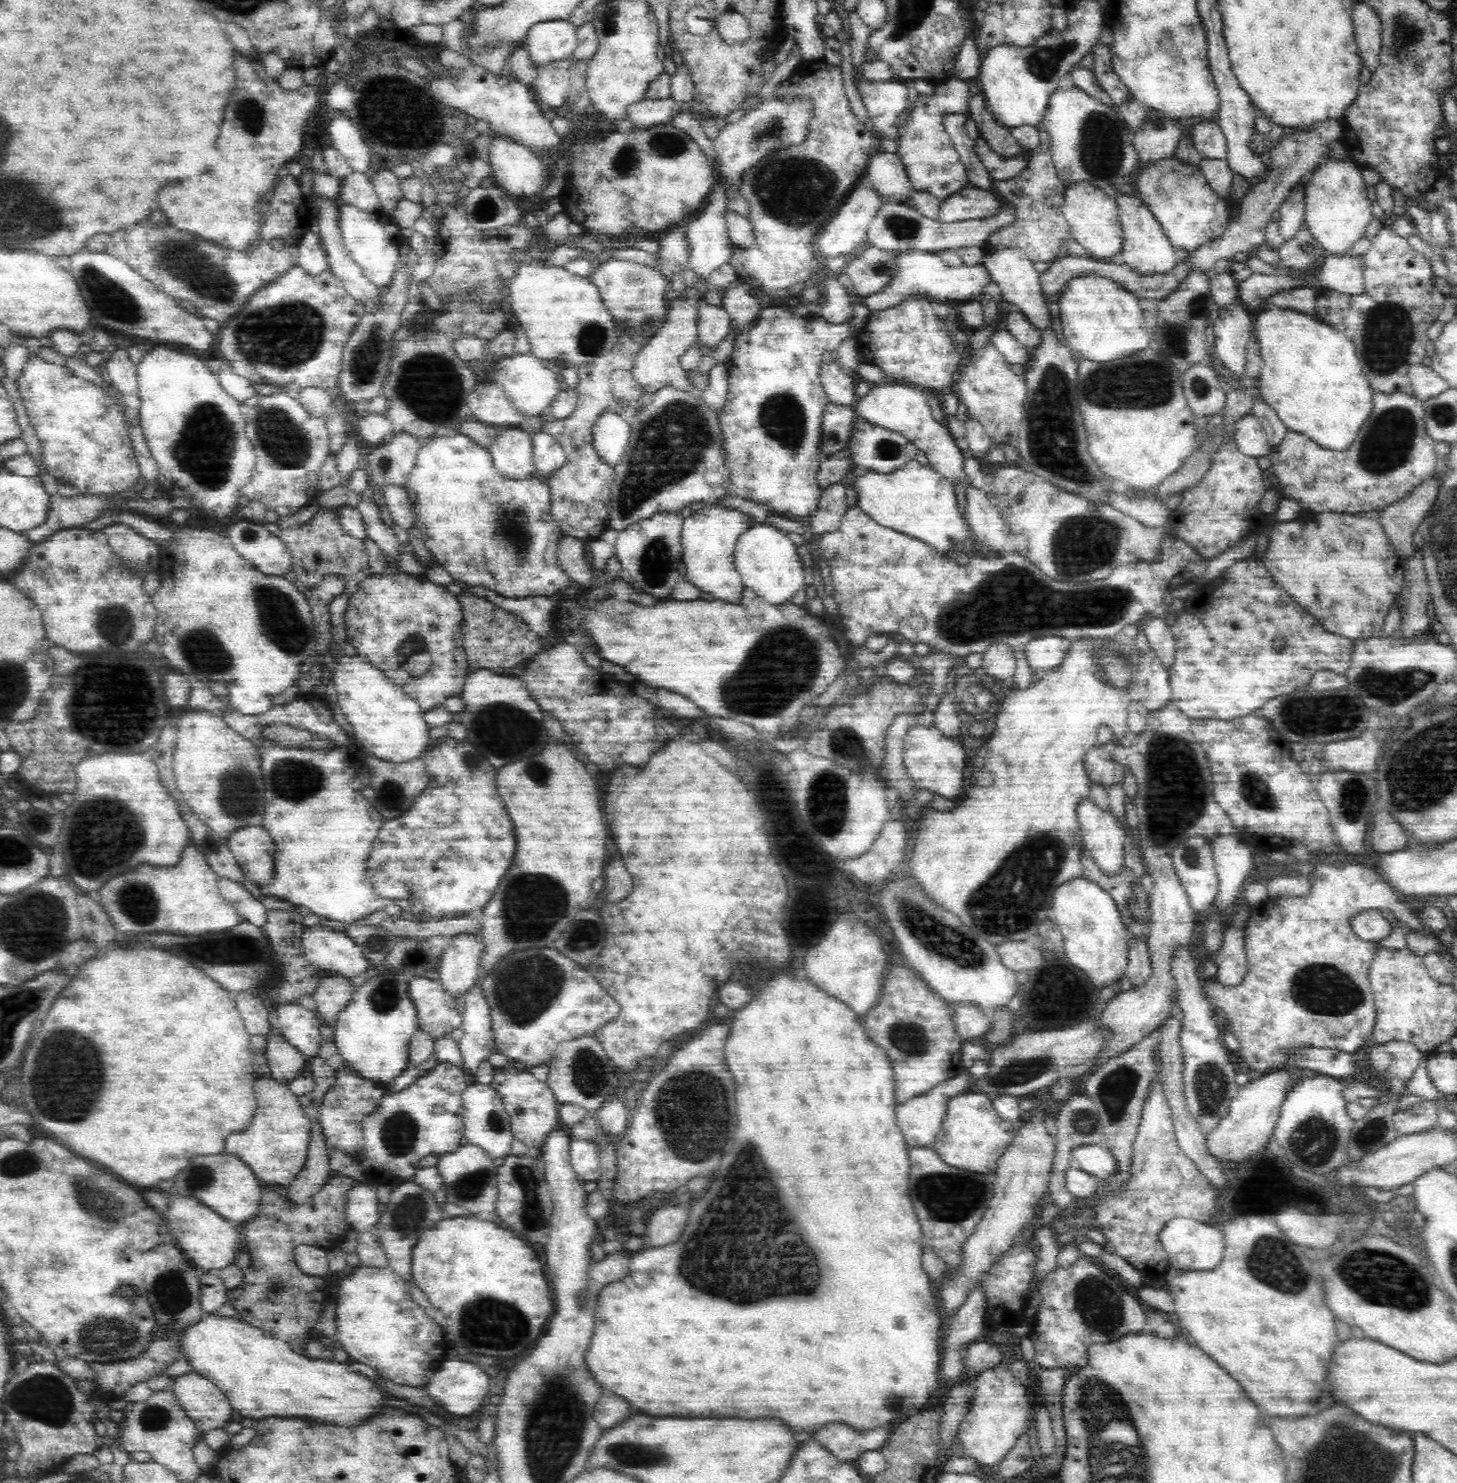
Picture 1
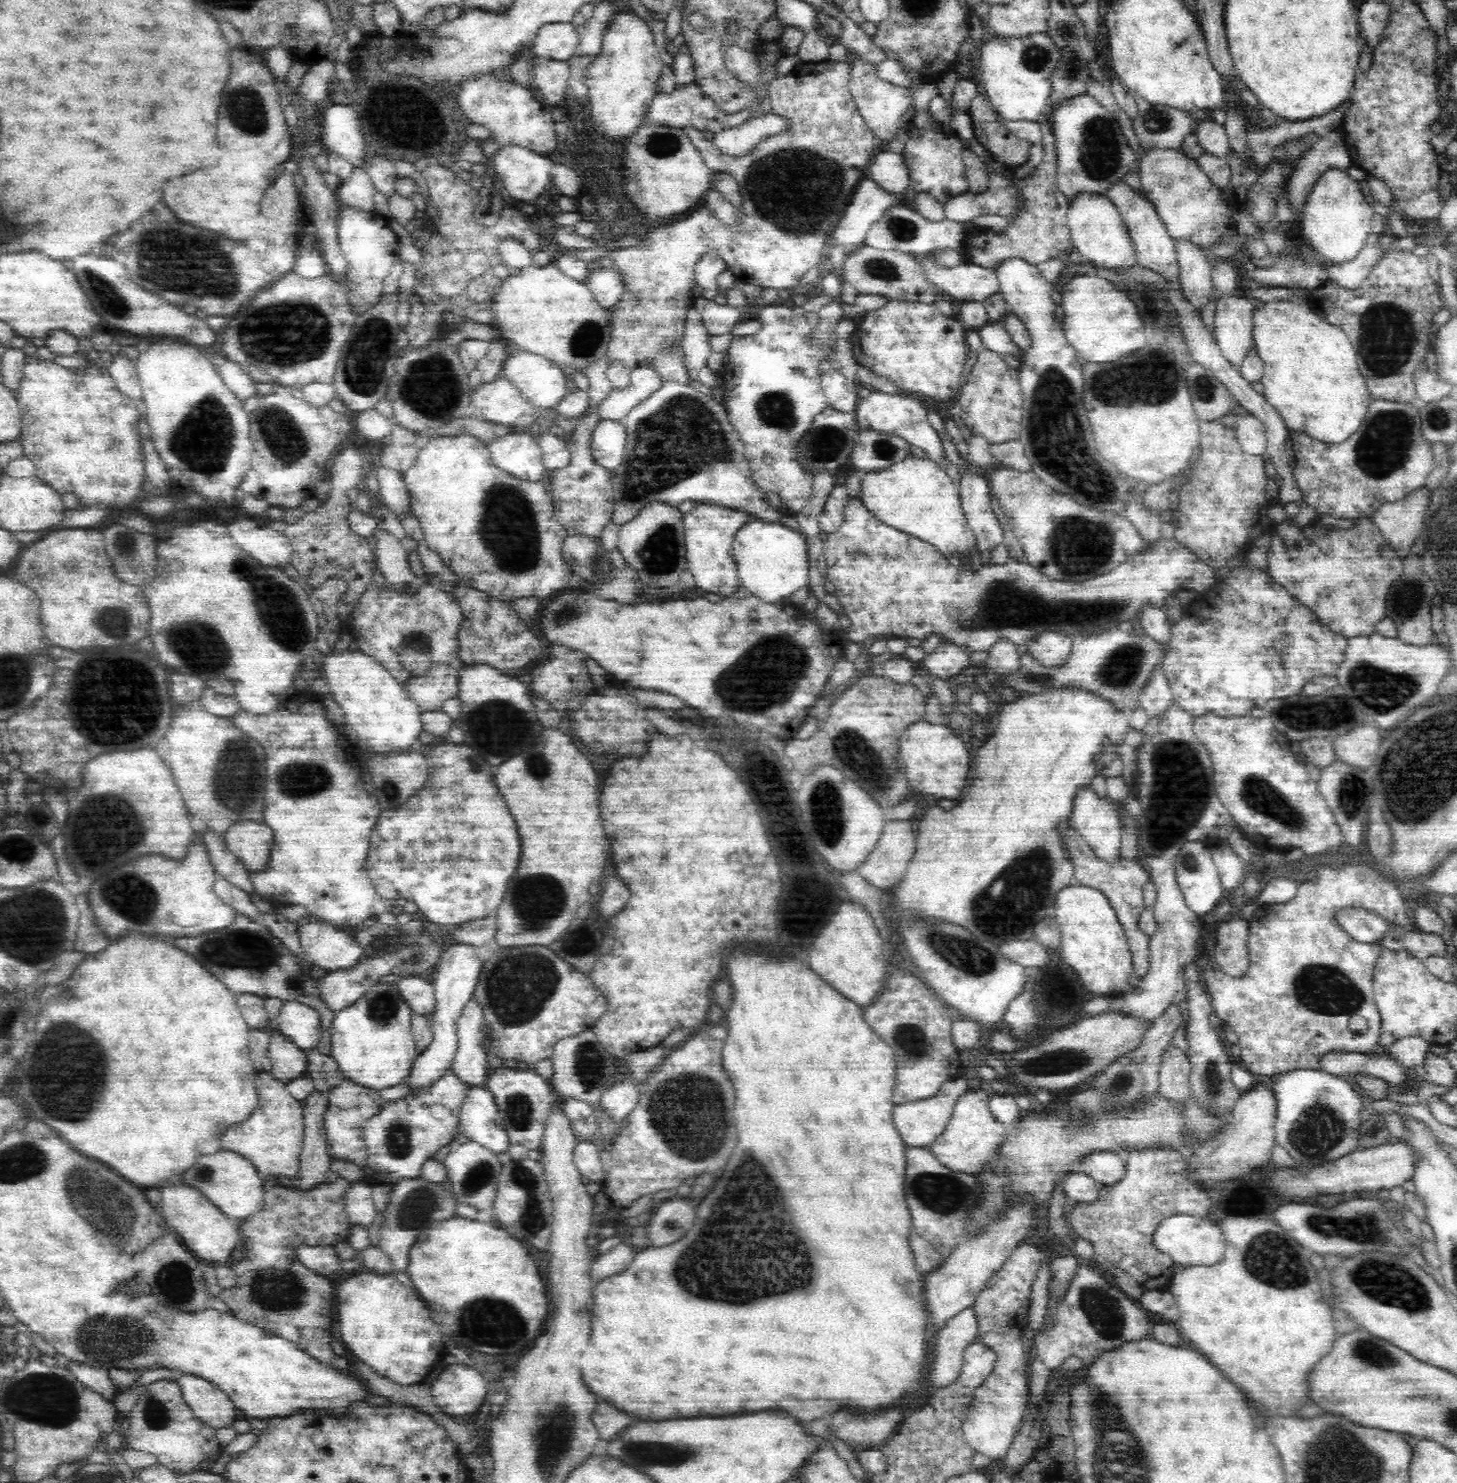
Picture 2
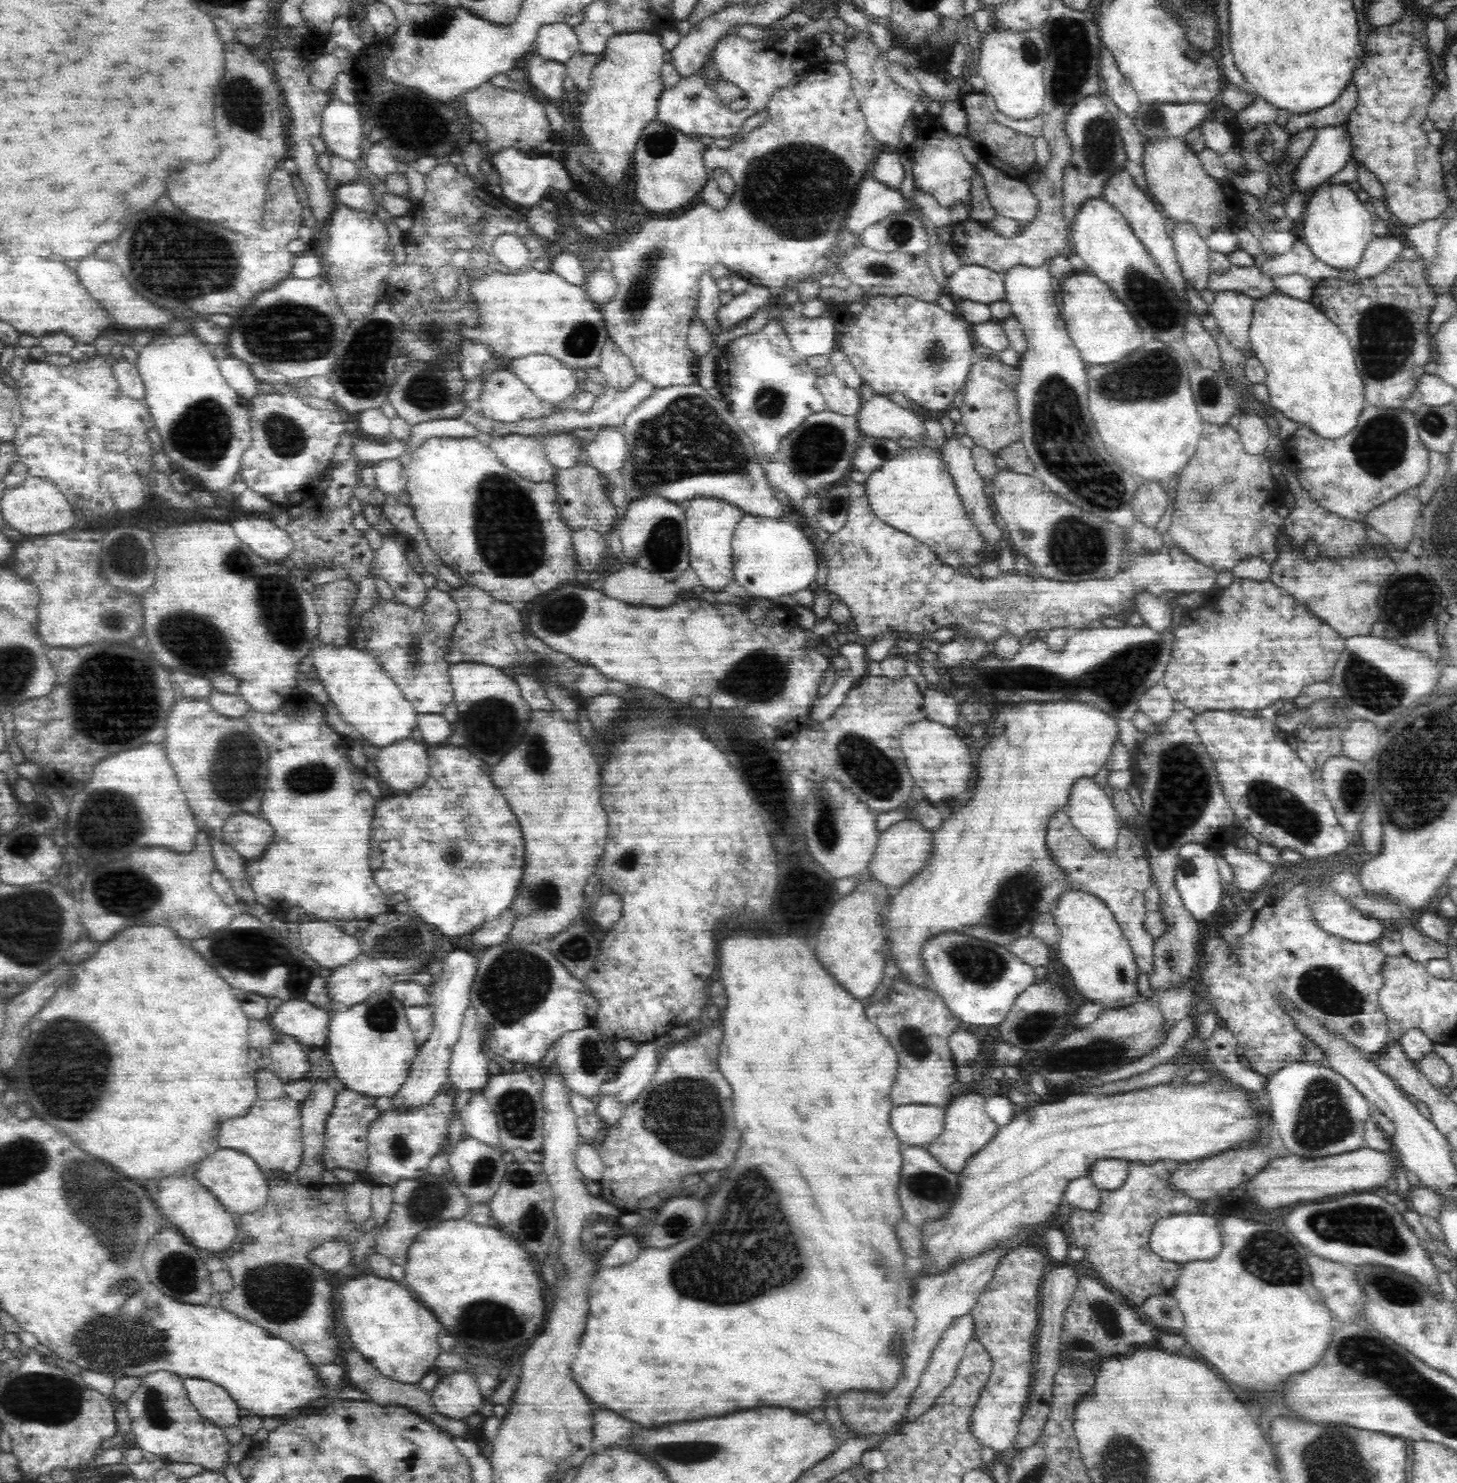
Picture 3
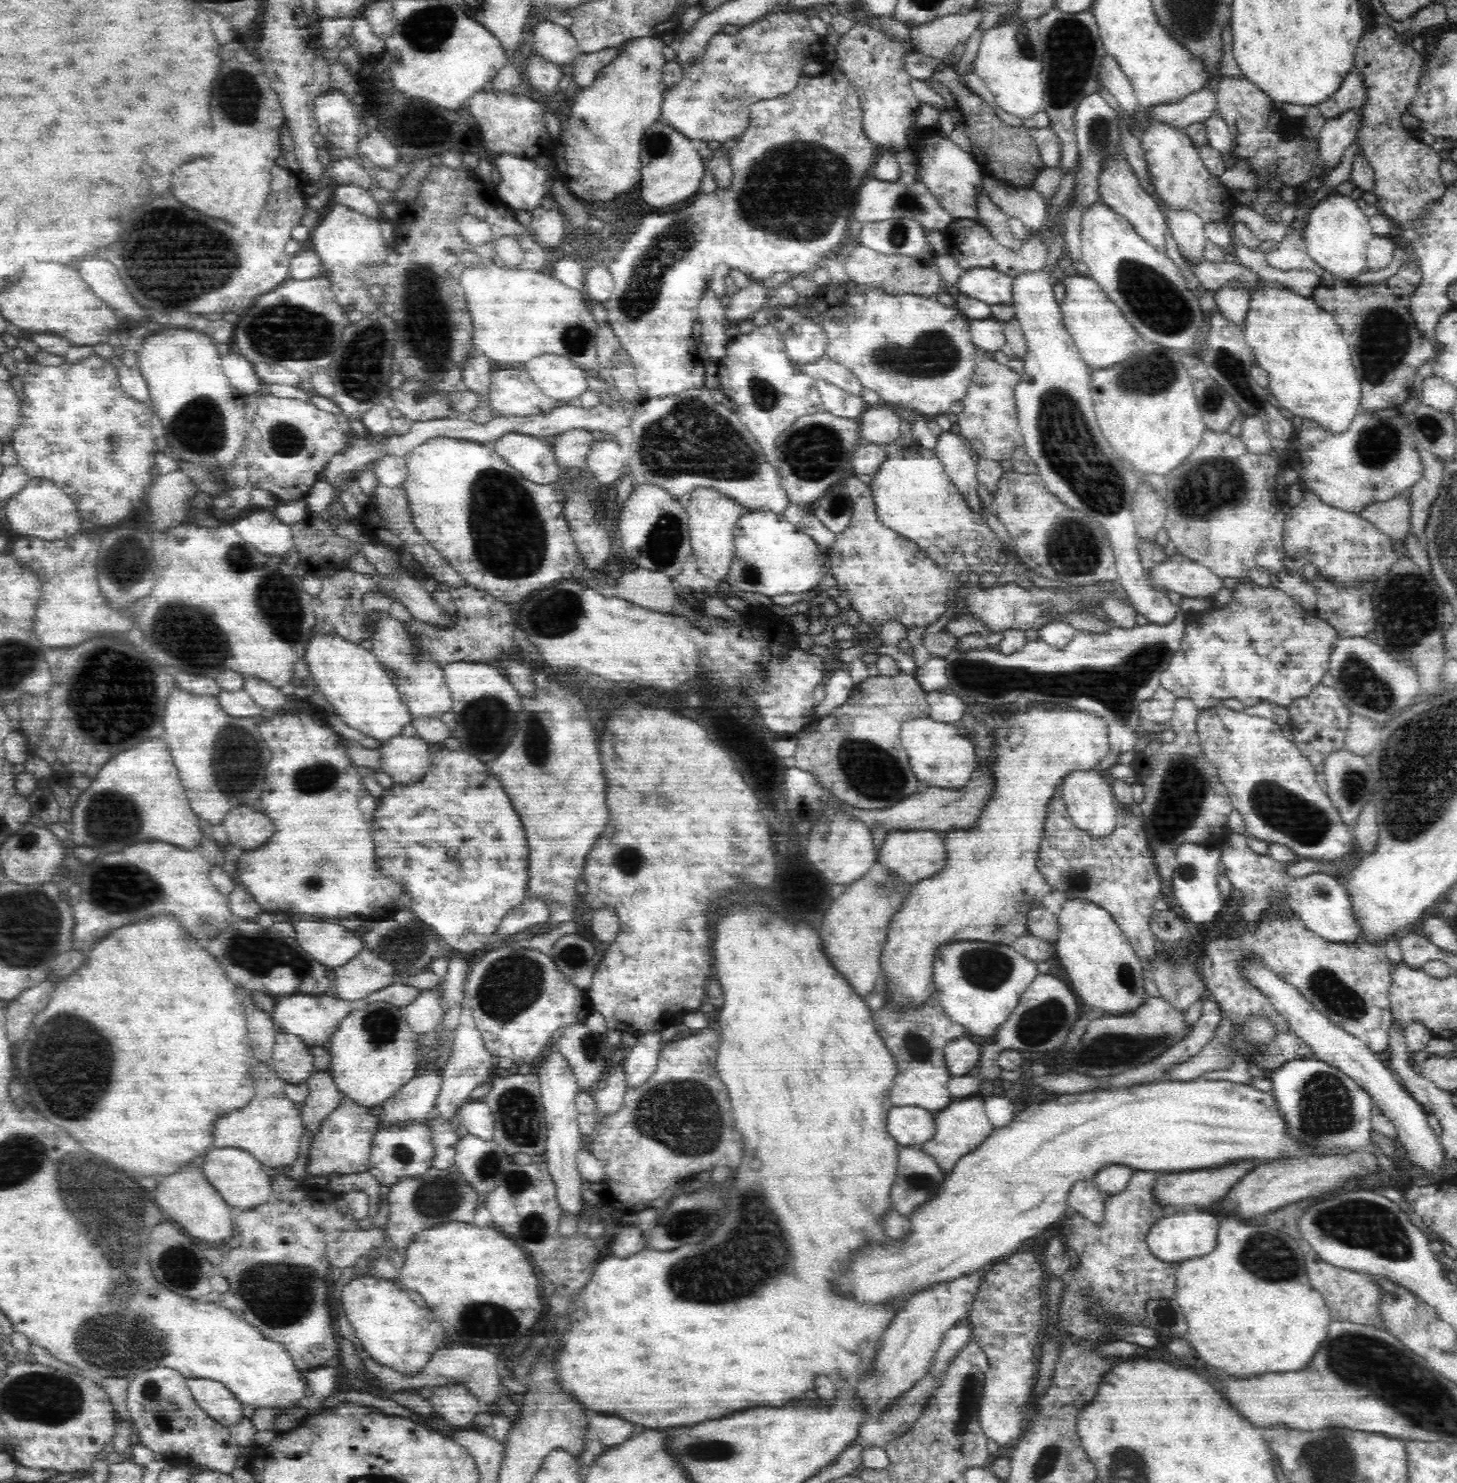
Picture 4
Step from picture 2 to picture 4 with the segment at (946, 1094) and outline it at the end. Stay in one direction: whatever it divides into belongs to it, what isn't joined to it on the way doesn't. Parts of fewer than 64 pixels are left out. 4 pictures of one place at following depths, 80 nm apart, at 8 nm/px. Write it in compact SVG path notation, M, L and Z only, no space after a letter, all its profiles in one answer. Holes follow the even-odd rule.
M891 1106L886 1114L886 1132L899 1146L918 1146L926 1142L934 1134L934 1112L924 1112L918 1107L895 1107Z

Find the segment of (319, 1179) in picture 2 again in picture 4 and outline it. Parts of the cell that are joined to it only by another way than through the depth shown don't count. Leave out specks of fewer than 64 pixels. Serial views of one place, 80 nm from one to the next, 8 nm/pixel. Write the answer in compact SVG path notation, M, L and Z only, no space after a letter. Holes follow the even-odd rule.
M317 1068L304 1082L309 1086L309 1095L301 1115L304 1124L313 1133L318 1128L318 1122L341 1105L344 1096L337 1089L329 1069Z

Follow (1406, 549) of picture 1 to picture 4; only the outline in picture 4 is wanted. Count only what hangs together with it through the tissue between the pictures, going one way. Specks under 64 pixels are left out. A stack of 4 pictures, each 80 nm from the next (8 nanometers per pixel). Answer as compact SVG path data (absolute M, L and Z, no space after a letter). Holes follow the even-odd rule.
M1402 494L1386 500L1368 502L1360 506L1358 514L1400 541L1407 538L1408 504Z

